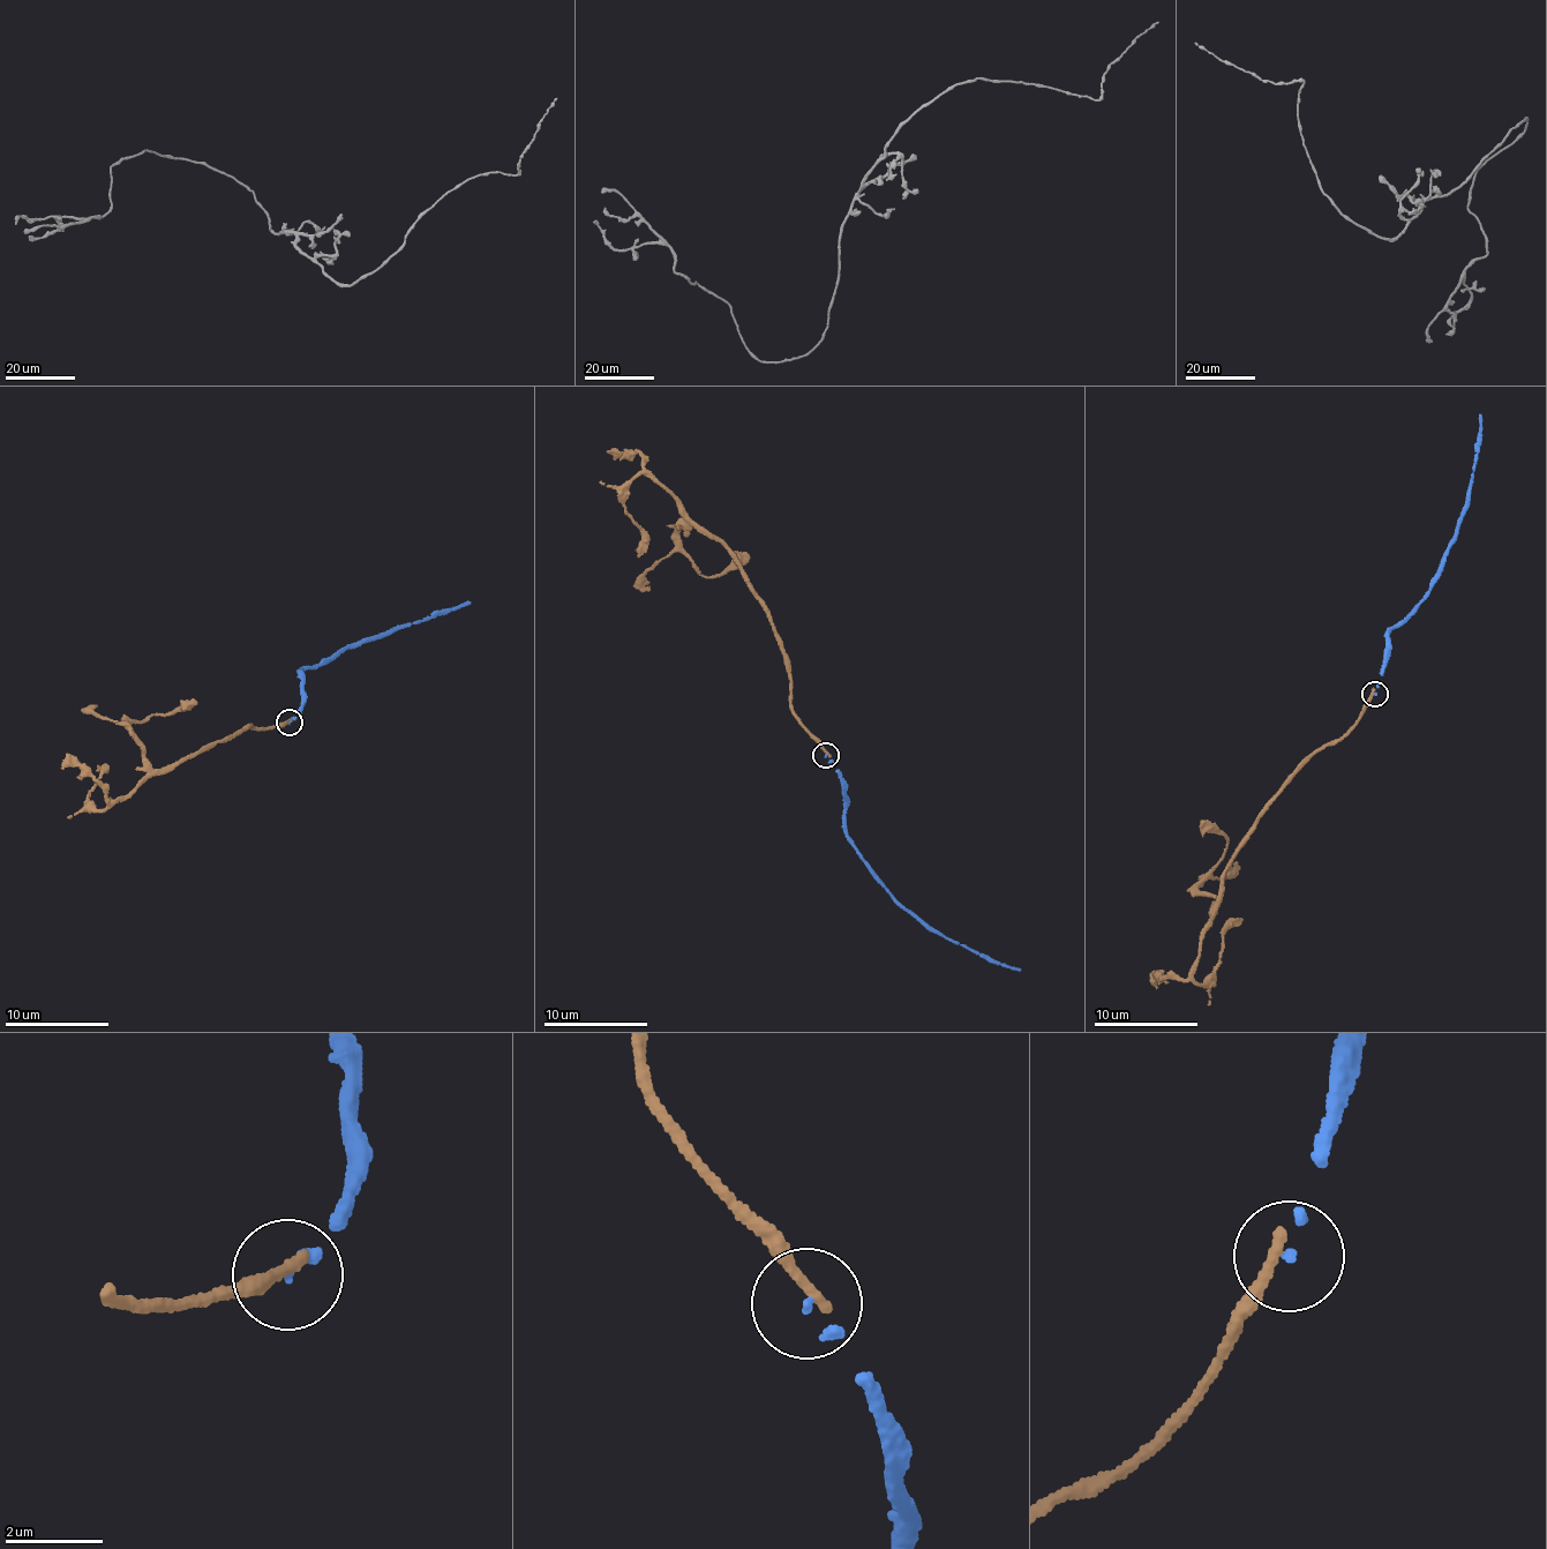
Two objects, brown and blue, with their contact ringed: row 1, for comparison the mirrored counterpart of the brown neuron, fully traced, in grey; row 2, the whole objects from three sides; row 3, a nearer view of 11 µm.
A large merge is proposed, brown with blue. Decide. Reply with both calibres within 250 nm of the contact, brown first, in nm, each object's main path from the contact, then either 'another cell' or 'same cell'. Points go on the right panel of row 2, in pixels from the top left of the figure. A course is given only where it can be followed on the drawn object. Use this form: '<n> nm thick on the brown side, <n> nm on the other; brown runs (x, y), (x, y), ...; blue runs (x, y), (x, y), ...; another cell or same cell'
240 nm thick on the brown side, 140 nm on the other; brown runs (1373, 694), (1346, 733), (1296, 768), (1236, 852), (1204, 933), (1196, 981), (1215, 972), (1224, 930), (1240, 917); blue runs (1375, 694), (1387, 631), (1416, 612), (1465, 509), (1474, 470), (1481, 414); another cell

